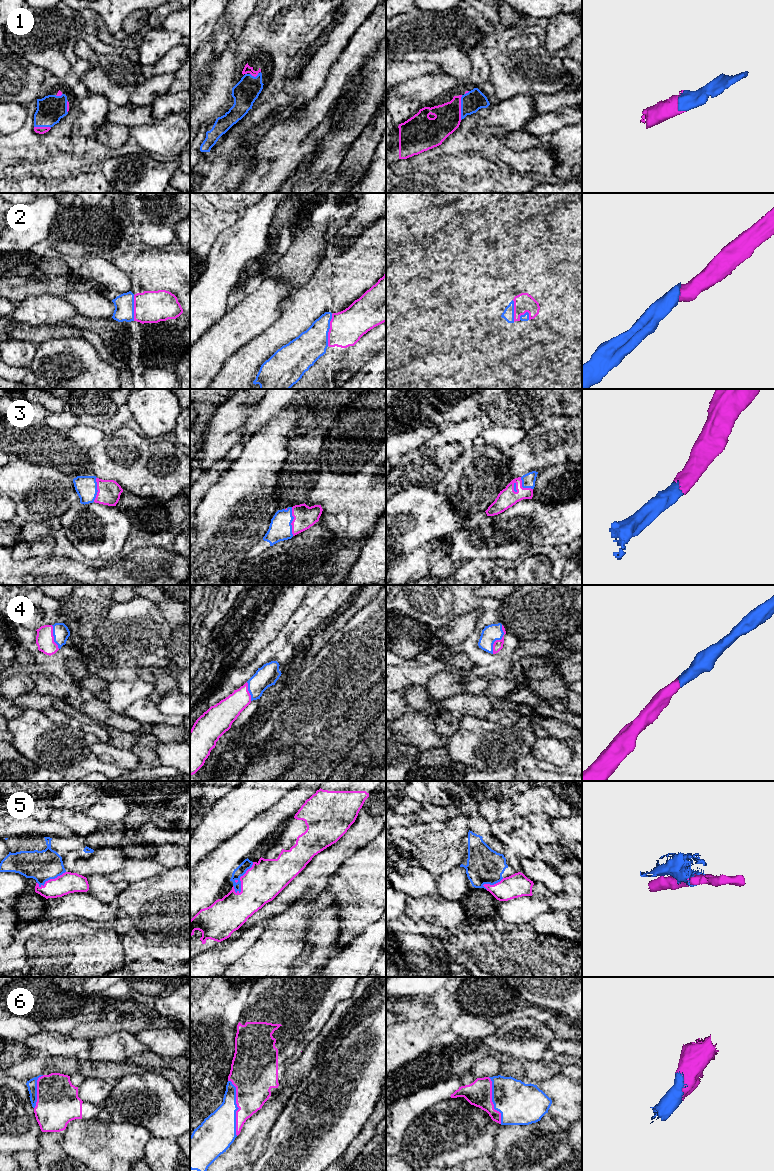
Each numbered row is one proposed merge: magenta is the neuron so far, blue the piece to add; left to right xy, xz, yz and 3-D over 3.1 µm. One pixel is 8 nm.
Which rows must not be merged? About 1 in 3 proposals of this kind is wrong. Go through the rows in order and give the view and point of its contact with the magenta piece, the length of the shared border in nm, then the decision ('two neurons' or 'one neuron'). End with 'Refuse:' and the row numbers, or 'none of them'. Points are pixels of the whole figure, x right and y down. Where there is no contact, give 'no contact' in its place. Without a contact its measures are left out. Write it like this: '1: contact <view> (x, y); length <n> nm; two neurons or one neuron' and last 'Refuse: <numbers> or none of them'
1: contact yz (460, 107); length 200 nm; one neuron
2: contact xz (329, 330); length 260 nm; one neuron
3: contact xz (292, 521); length 240 nm; one neuron
4: contact yz (498, 640); length 240 nm; one neuron
5: contact xz (240, 878); length 300 nm; two neurons
6: contact xz (237, 1106); length 460 nm; one neuron
Refuse: 5

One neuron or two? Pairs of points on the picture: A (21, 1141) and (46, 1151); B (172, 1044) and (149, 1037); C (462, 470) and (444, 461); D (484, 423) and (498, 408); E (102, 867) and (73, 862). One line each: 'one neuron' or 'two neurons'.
A: two neurons
B: one neuron
C: two neurons
D: two neurons
E: one neuron

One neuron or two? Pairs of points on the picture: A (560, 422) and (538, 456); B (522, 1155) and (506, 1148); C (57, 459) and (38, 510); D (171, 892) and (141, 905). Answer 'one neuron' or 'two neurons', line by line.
A: one neuron
B: one neuron
C: two neurons
D: one neuron

